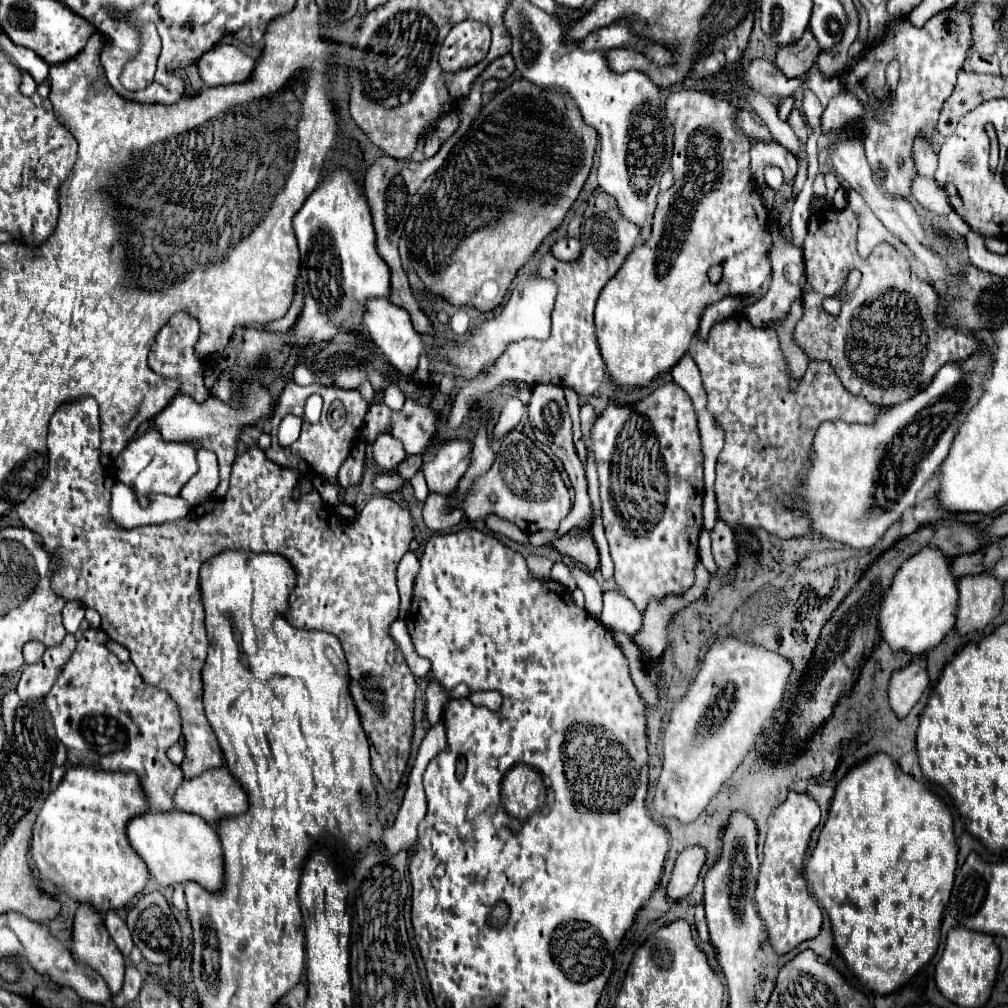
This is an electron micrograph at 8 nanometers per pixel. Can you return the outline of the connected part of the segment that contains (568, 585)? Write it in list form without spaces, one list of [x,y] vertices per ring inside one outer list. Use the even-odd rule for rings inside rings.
[[[555,563],[555,565],[553,565],[551,575],[553,575],[553,579],[555,579],[557,583],[561,583],[565,589],[569,589],[569,591],[577,589],[577,581],[573,579],[571,571],[569,571],[569,569],[567,569],[563,563]]]

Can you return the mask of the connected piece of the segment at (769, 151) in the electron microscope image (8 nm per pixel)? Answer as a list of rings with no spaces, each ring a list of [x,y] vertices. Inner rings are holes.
[[[753,141],[750,146],[751,173],[758,185],[765,182],[764,170],[767,165],[779,167],[783,174],[785,183],[793,183],[798,171],[798,161],[779,143],[764,143]]]

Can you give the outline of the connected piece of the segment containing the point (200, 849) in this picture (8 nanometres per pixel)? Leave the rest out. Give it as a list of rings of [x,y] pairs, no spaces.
[[[147,811],[145,815],[139,815],[129,821],[127,835],[135,851],[145,859],[149,873],[157,879],[159,885],[171,887],[195,881],[211,893],[223,887],[225,865],[223,865],[221,839],[215,827],[205,823],[203,819],[181,811],[171,811],[171,813]]]

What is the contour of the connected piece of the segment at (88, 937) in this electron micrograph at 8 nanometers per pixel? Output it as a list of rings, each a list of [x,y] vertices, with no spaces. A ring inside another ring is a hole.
[[[81,903],[75,915],[75,923],[73,923],[73,941],[71,941],[71,951],[73,957],[83,963],[93,967],[109,985],[111,993],[117,995],[121,991],[123,985],[123,973],[125,973],[125,961],[123,961],[123,953],[119,951],[119,947],[113,943],[113,939],[109,937],[107,929],[105,929],[105,921],[103,915],[99,911],[95,911],[89,903]]]

